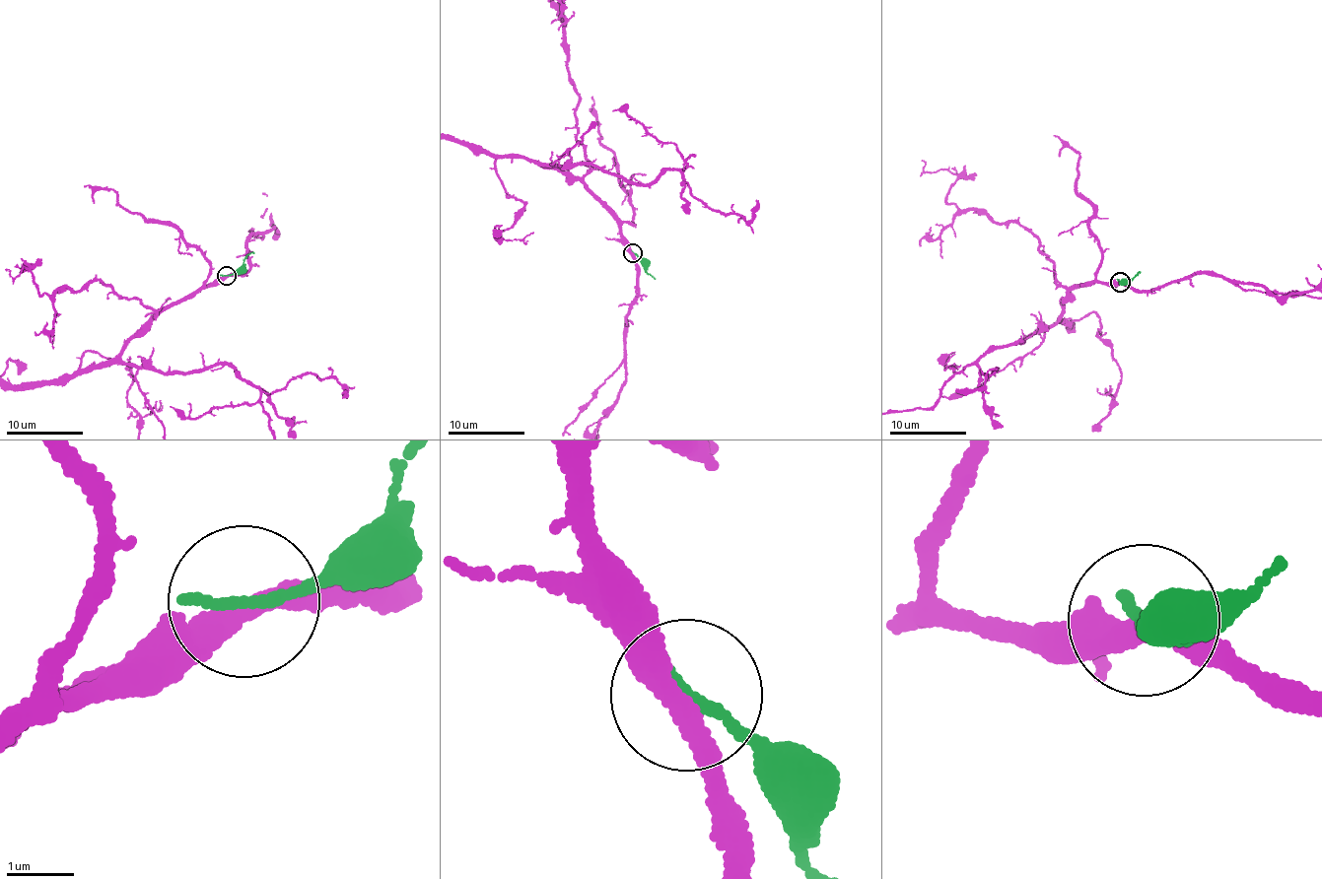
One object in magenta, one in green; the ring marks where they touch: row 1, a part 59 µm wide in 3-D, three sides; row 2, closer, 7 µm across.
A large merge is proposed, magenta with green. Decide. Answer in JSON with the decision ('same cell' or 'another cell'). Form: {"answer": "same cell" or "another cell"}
{"answer": "another cell"}

